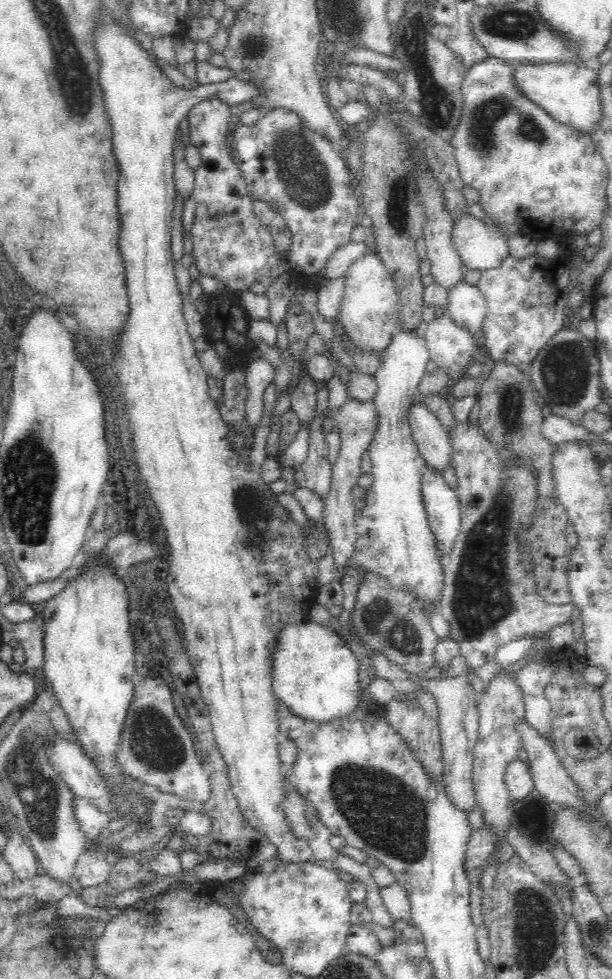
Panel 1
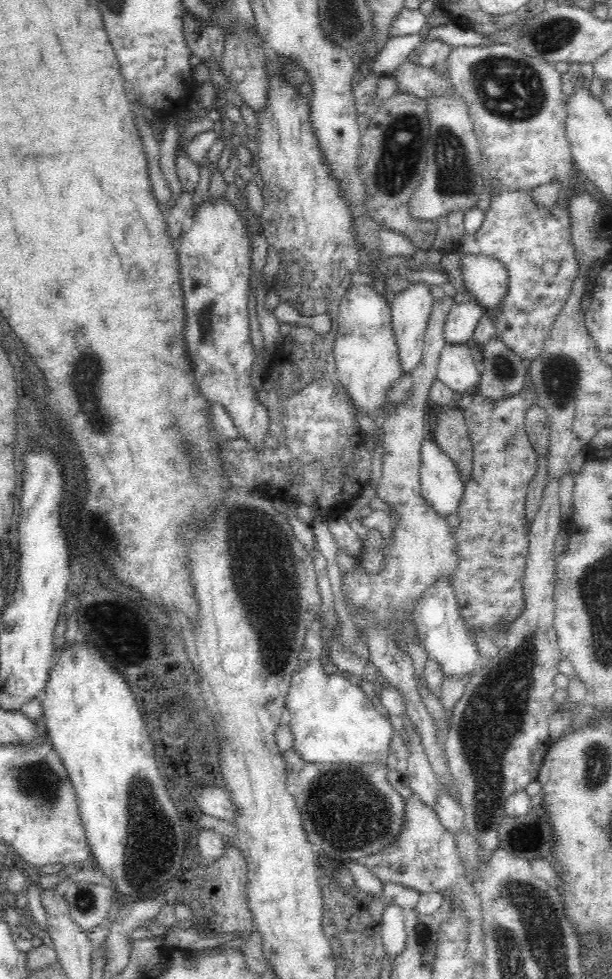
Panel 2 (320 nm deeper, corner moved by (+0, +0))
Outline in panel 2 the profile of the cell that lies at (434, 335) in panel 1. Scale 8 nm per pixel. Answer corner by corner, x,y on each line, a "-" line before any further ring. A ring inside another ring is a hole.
446,343
440,354
437,377
456,394
475,390
480,378
479,364
465,343

